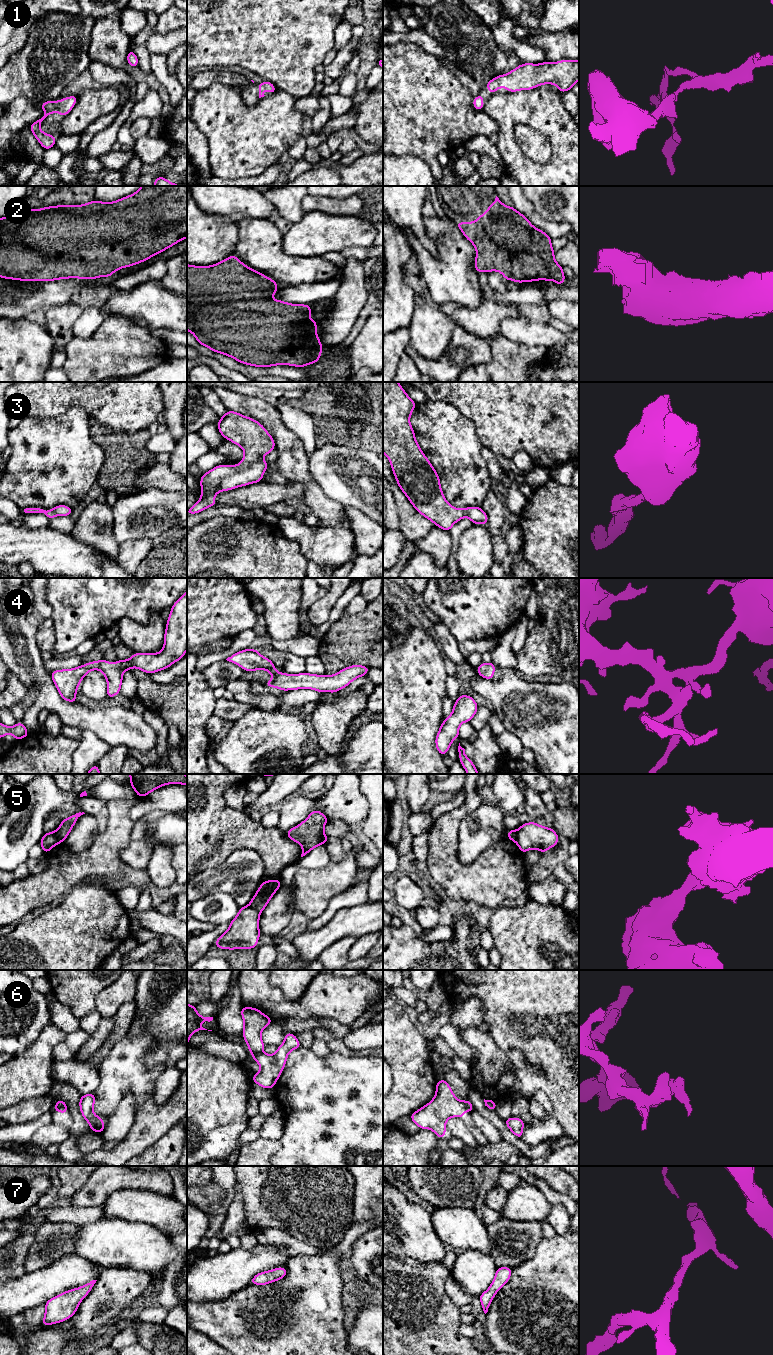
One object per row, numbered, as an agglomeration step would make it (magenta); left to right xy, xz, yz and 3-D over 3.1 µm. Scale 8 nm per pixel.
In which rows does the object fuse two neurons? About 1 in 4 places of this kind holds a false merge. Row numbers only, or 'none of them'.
5, 6

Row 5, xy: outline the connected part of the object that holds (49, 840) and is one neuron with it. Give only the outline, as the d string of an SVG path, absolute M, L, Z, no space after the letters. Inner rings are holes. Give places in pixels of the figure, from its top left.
M57 830L49 832L49 833L44 833L39 843L44 853L45 854L48 853L54 846L61 843Z

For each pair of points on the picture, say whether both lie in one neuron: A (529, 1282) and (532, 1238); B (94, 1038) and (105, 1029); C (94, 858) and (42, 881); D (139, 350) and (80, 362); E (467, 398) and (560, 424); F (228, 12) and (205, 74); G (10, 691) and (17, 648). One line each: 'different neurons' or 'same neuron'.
A: different neurons
B: same neuron
C: same neuron
D: same neuron
E: same neuron
F: different neurons
G: different neurons

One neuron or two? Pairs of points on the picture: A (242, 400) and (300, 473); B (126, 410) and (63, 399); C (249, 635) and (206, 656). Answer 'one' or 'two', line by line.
A: one
B: one
C: one

